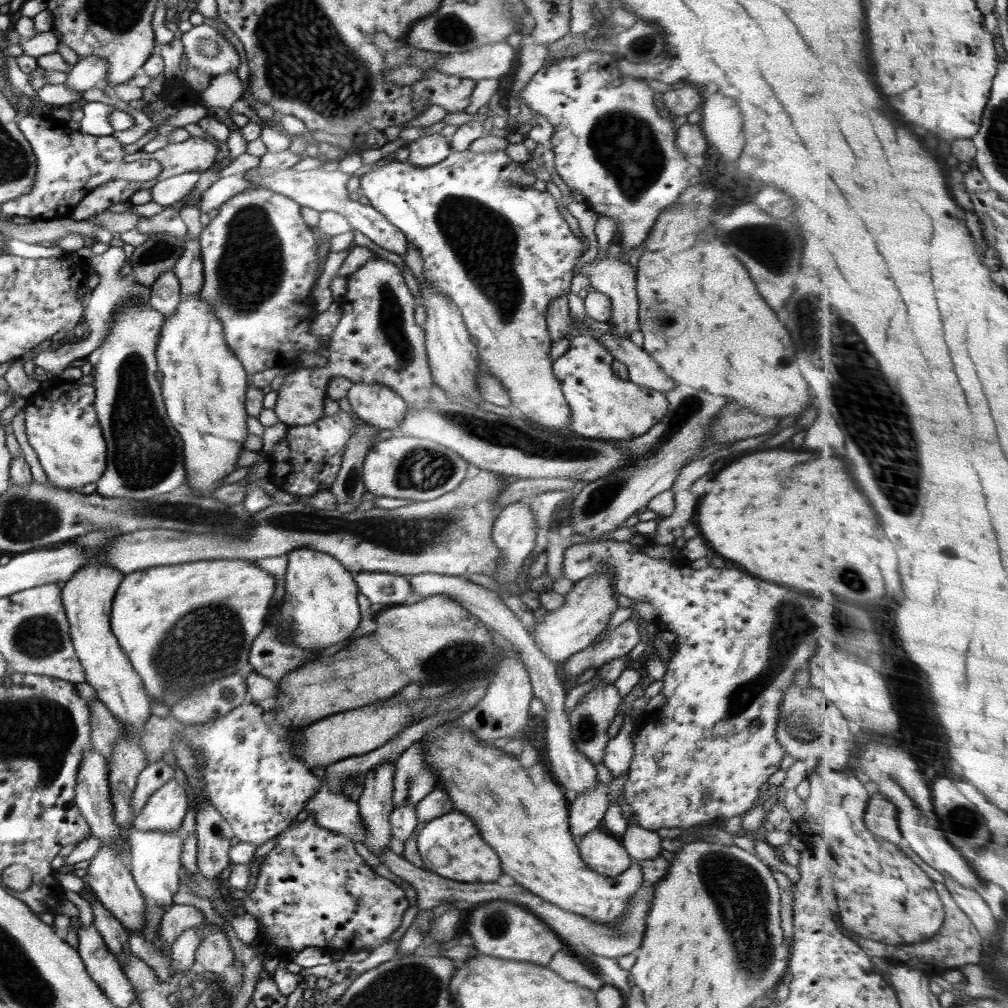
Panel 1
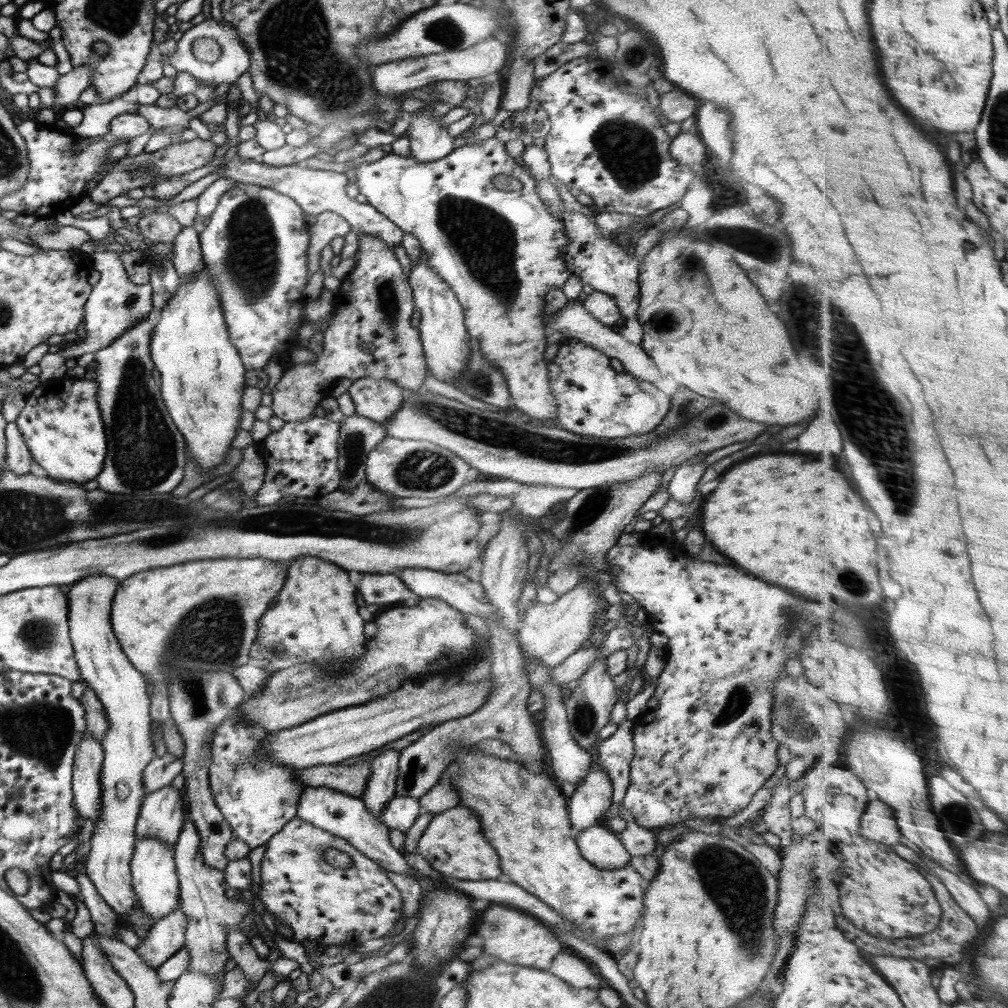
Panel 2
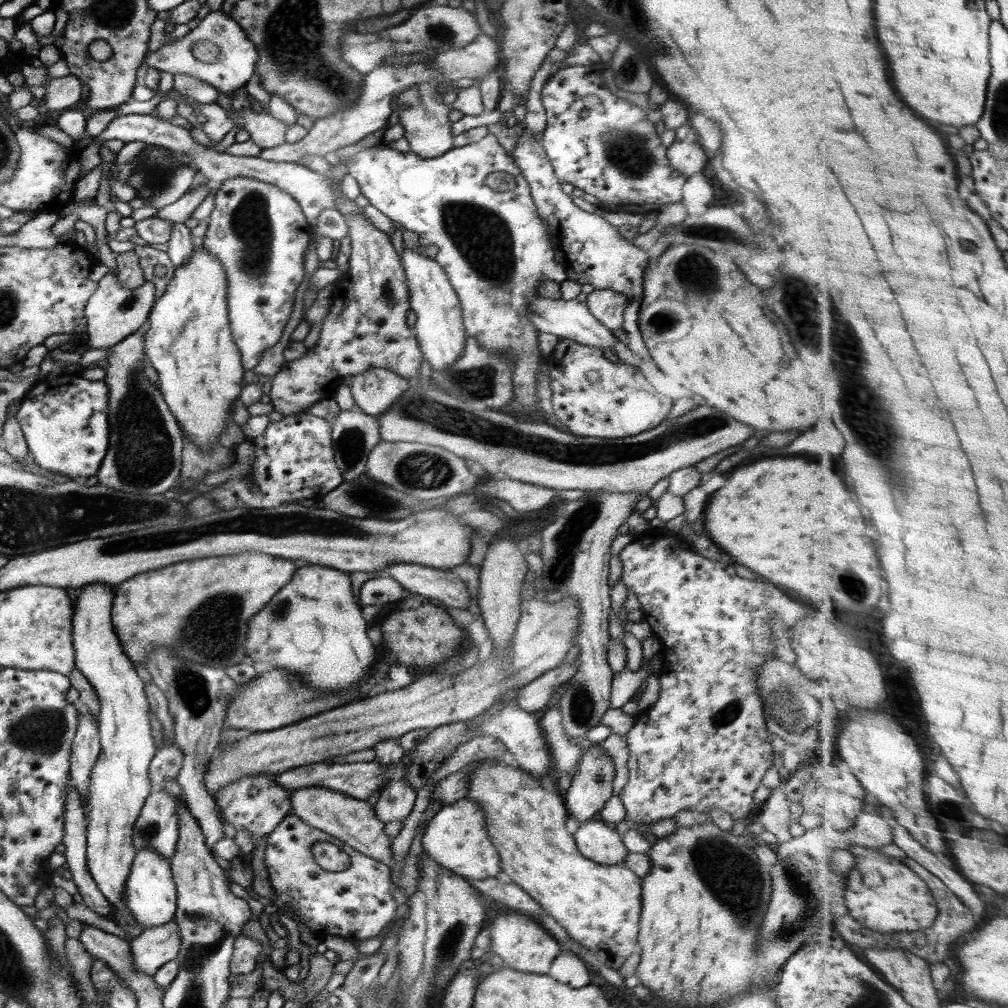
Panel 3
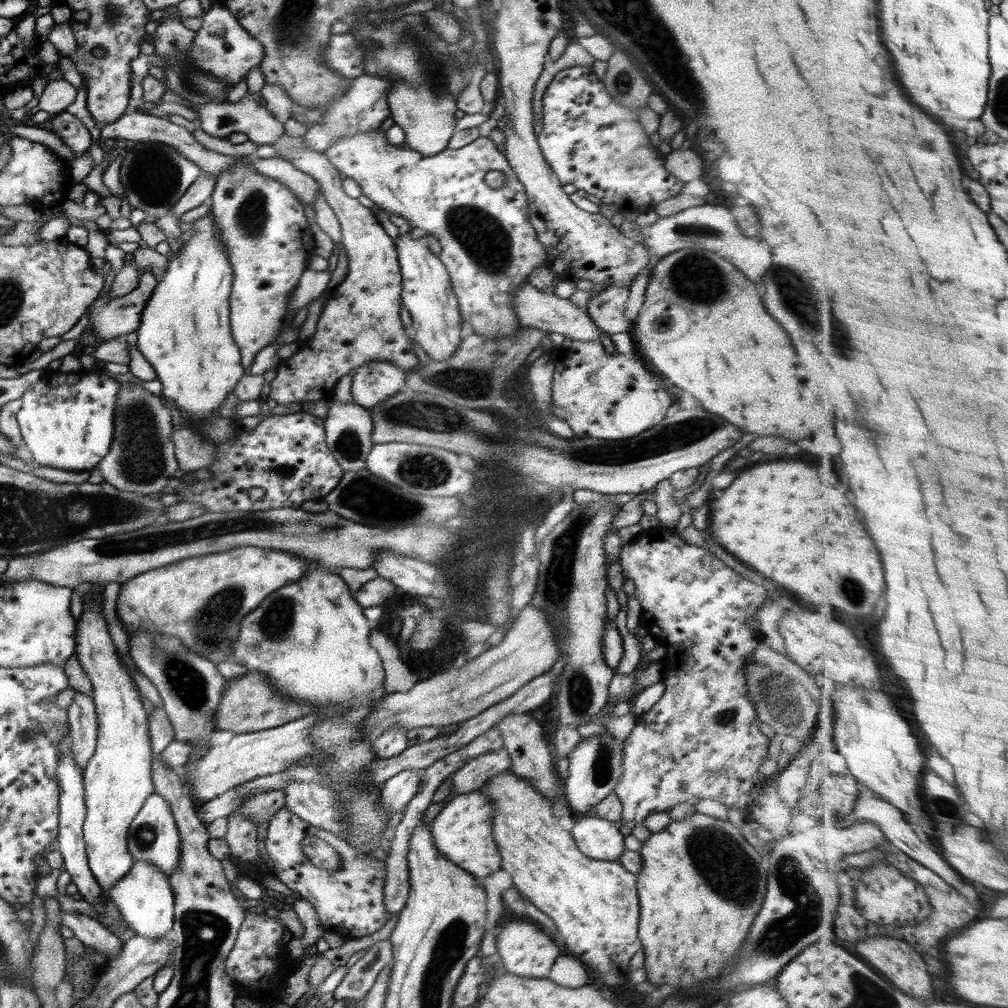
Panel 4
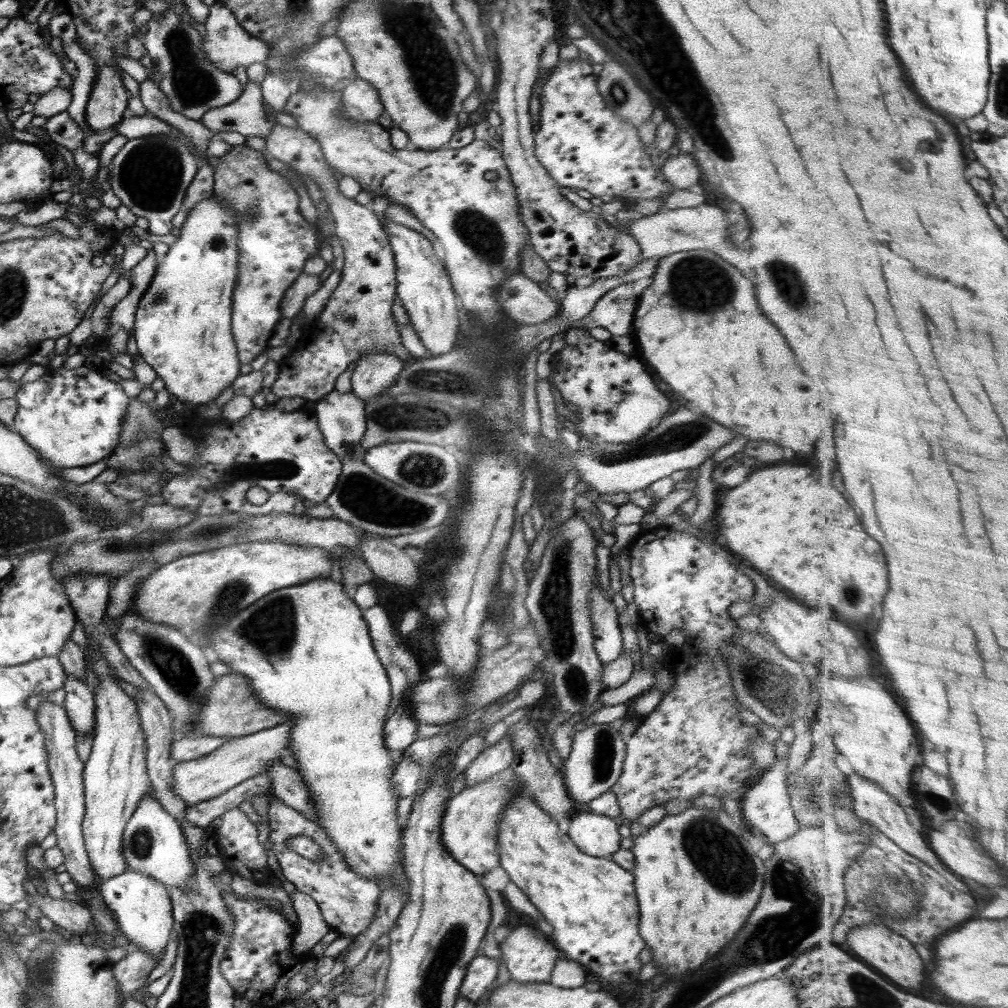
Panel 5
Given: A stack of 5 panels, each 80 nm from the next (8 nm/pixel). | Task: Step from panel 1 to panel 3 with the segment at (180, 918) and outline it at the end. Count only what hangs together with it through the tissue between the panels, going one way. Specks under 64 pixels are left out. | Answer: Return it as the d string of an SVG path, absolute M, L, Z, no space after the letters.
M172 919L165 925L144 929L130 944L136 974L153 978L163 964L177 958L181 945L179 926Z

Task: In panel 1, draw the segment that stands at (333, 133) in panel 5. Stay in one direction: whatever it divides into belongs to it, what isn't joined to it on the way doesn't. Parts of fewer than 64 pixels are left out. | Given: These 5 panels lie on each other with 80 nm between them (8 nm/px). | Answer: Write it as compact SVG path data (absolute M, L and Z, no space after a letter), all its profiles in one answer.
M469 148L454 150L444 161L428 167L416 167L410 162L398 162L396 158L382 167L373 166L366 174L359 178L361 184L359 190L368 198L378 212L381 212L394 226L397 226L407 238L407 242L414 246L424 260L423 275L431 282L446 298L458 306L460 314L470 336L474 336L480 360L487 366L487 369L497 377L508 391L512 409L520 417L525 418L537 427L561 433L572 432L570 430L570 409L567 400L563 395L560 383L553 373L553 361L550 359L551 338L548 334L546 313L550 301L567 296L570 282L574 274L574 267L579 256L587 250L587 243L582 242L572 233L564 217L558 212L554 197L551 191L538 191L530 186L537 178L522 168L522 164L514 162L502 150L492 152L474 153Z

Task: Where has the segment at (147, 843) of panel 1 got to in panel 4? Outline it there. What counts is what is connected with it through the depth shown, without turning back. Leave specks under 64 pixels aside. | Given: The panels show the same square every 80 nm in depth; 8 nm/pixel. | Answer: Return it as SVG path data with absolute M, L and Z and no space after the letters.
M133 861L132 868L111 888L106 894L112 902L120 909L122 918L130 928L135 930L135 934L145 936L149 939L159 939L167 936L167 932L172 928L175 915L175 898L172 887L167 876L148 861Z

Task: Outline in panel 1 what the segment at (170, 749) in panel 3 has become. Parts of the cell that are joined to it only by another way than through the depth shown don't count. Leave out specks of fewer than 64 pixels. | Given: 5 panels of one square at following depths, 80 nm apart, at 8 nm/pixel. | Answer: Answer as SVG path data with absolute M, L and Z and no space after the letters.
M162 760L146 765L138 776L137 784L131 796L133 813L137 815L142 810L143 805L148 802L150 795L158 790L158 787L174 779L174 774L174 768Z

